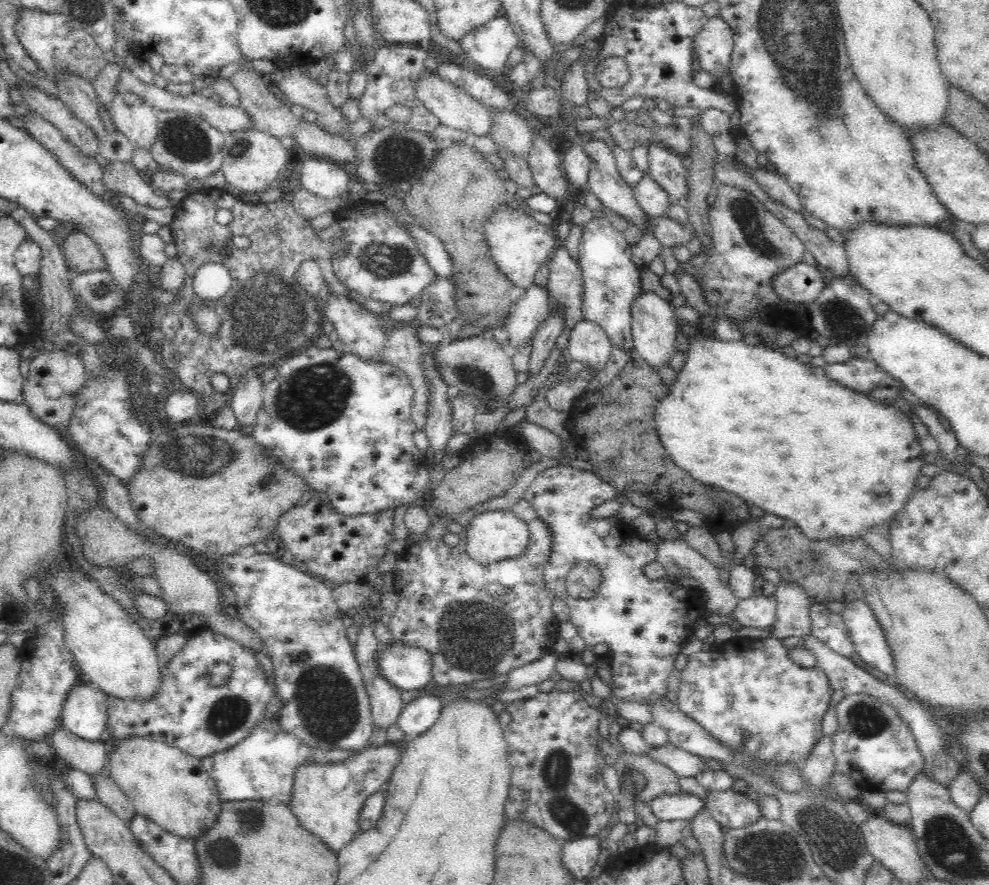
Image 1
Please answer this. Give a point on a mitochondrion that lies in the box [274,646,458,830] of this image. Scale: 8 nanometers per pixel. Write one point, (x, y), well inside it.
(328, 708)

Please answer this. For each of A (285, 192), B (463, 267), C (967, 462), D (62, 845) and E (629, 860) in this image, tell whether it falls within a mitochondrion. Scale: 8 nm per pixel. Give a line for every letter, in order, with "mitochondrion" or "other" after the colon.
A: other
B: other
C: other
D: other
E: other

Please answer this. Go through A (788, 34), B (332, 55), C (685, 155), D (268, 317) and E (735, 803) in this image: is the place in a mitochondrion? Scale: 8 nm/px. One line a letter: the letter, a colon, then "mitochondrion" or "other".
A: mitochondrion
B: other
C: other
D: mitochondrion
E: other

